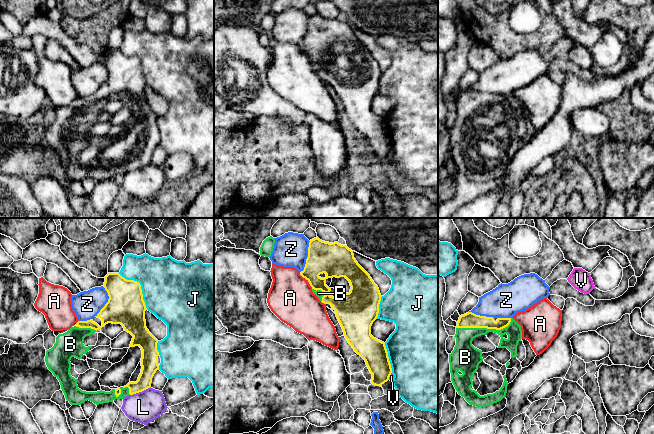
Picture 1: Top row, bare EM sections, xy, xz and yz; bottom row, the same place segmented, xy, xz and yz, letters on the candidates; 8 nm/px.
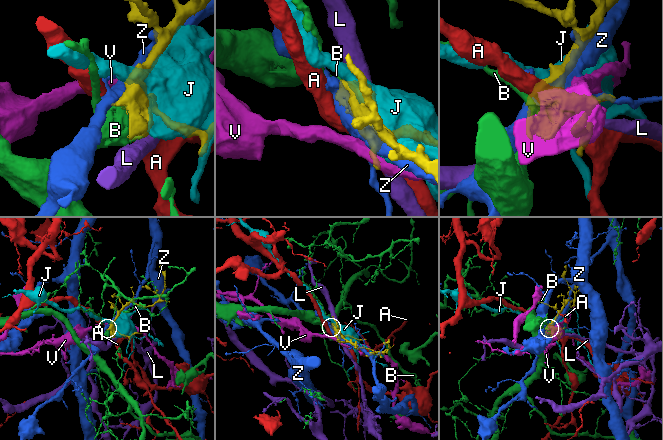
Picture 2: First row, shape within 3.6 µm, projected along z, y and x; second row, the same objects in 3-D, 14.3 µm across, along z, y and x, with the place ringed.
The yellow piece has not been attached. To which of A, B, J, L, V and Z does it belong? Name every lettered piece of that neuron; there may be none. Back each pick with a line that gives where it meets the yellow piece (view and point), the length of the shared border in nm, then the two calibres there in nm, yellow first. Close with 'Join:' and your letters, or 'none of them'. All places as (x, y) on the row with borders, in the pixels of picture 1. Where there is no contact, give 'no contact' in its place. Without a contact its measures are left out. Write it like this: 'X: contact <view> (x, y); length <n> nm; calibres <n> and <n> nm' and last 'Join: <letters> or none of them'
B: contact yz (485, 327); length 460 nm; calibres 130 and 160 nm
Join: B

